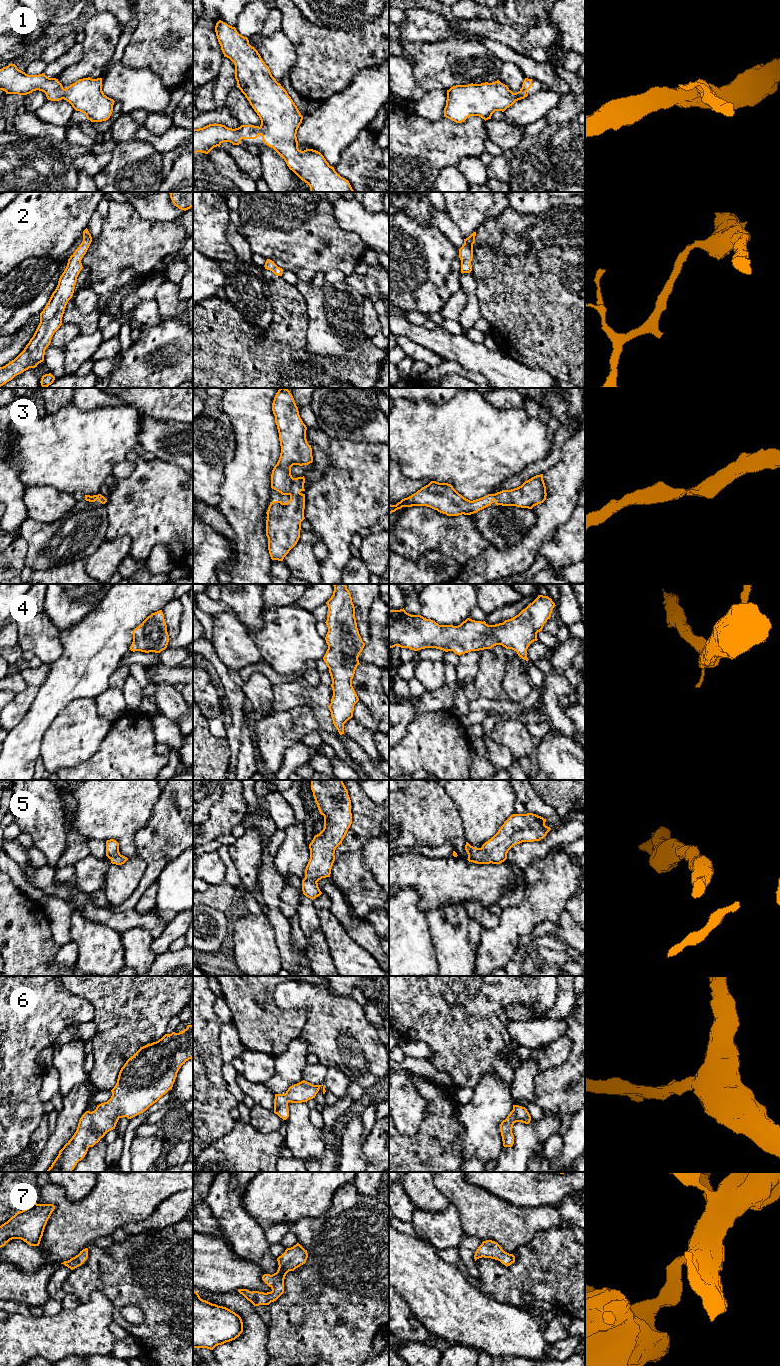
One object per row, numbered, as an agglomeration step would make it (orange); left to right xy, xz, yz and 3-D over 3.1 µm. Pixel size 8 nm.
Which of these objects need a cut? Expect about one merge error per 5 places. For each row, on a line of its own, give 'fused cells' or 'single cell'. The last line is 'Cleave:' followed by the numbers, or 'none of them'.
1: single cell
2: single cell
3: single cell
4: single cell
5: single cell
6: single cell
7: single cell
Cleave: none of them

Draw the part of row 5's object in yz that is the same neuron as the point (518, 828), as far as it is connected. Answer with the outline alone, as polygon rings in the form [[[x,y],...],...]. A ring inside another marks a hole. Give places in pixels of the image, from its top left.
[[[533,813],[513,814],[481,848],[466,842],[467,860],[477,864],[500,864],[507,859],[507,853],[513,846],[543,839],[551,830],[545,822],[546,819]]]

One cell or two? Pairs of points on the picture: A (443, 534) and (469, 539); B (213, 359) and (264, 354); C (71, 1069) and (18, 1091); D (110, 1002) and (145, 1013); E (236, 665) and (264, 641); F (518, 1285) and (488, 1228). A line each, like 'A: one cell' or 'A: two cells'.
A: one cell
B: one cell
C: two cells
D: one cell
E: two cells
F: two cells

